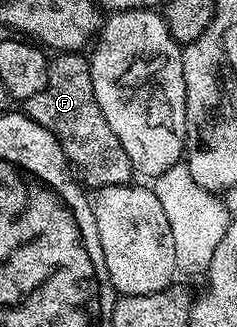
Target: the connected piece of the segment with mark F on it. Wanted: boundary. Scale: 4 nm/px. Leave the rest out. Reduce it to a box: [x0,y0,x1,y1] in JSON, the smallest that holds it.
[21,54,133,189]

